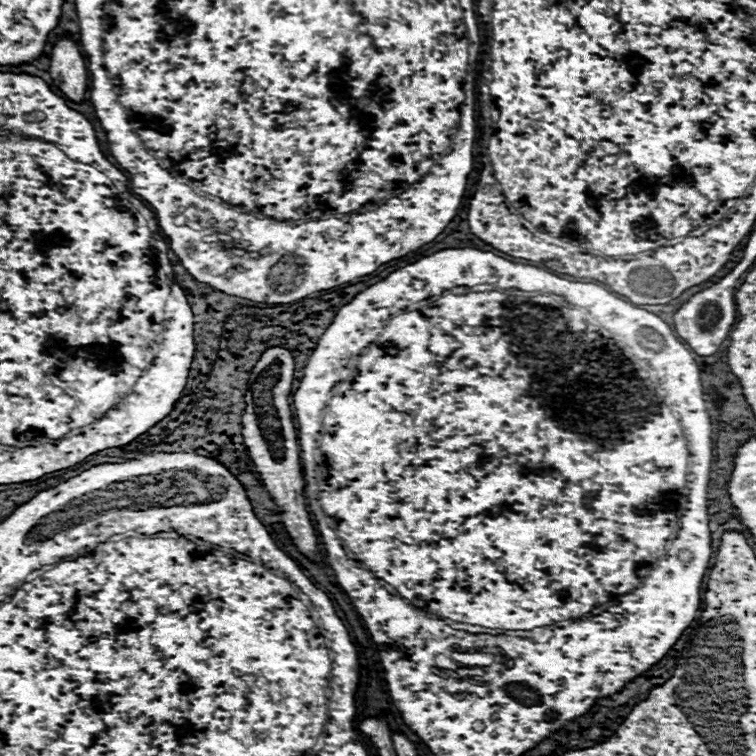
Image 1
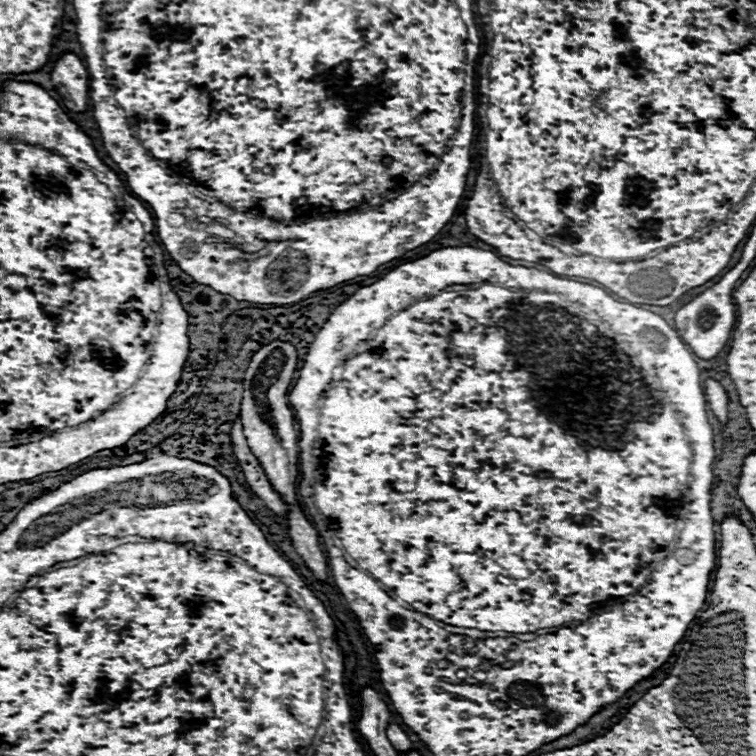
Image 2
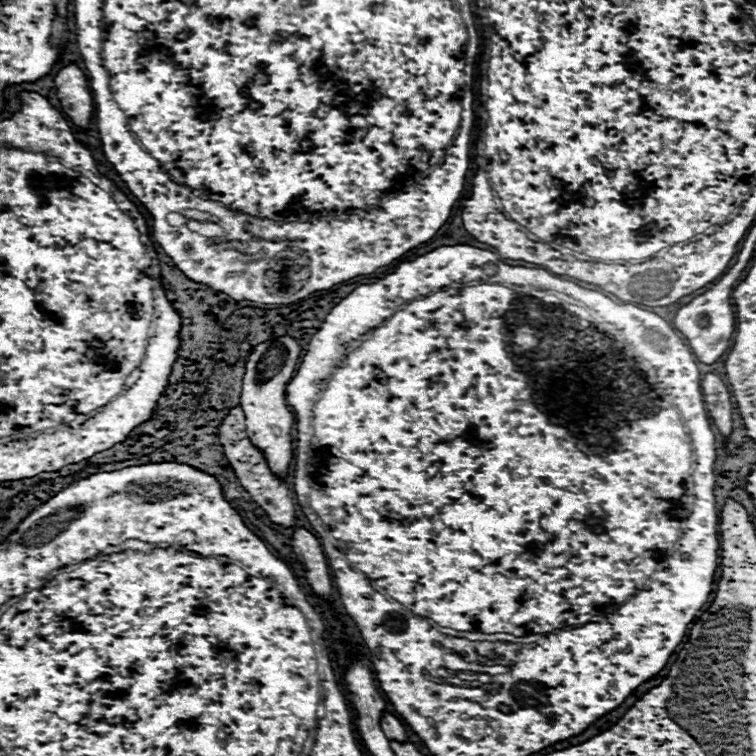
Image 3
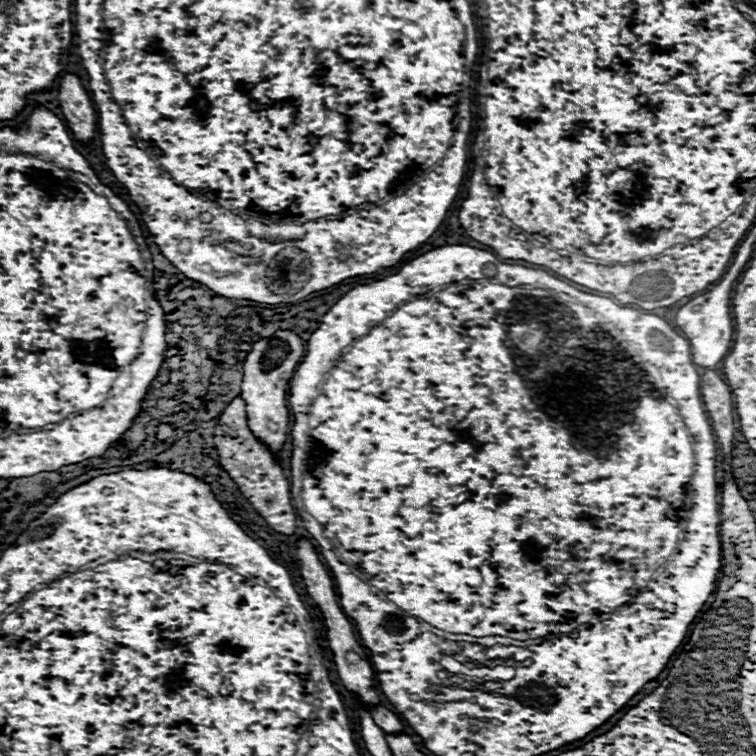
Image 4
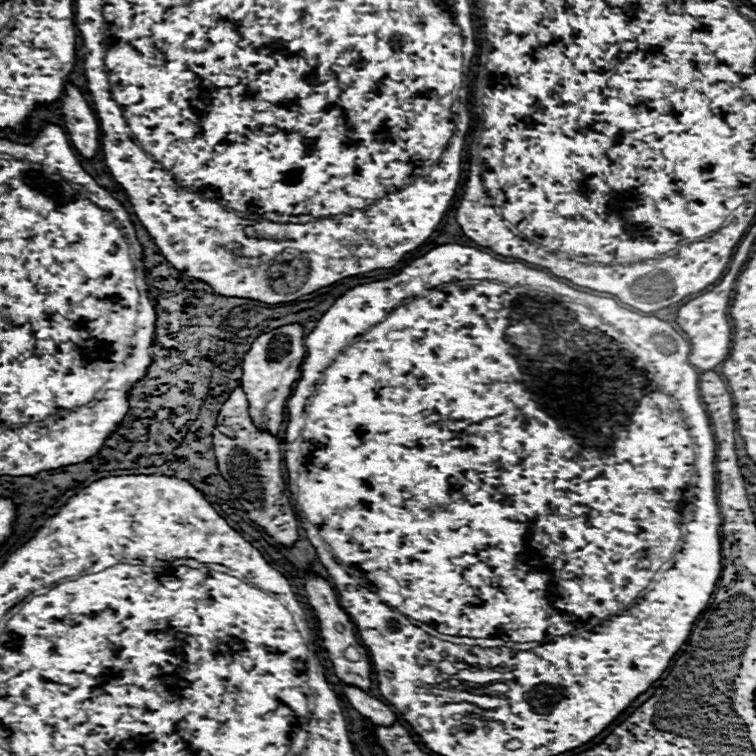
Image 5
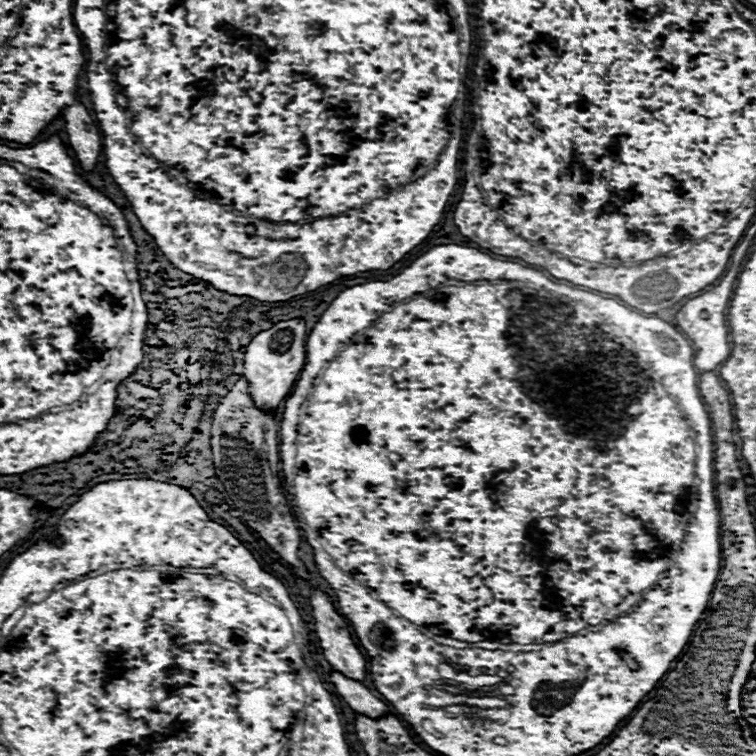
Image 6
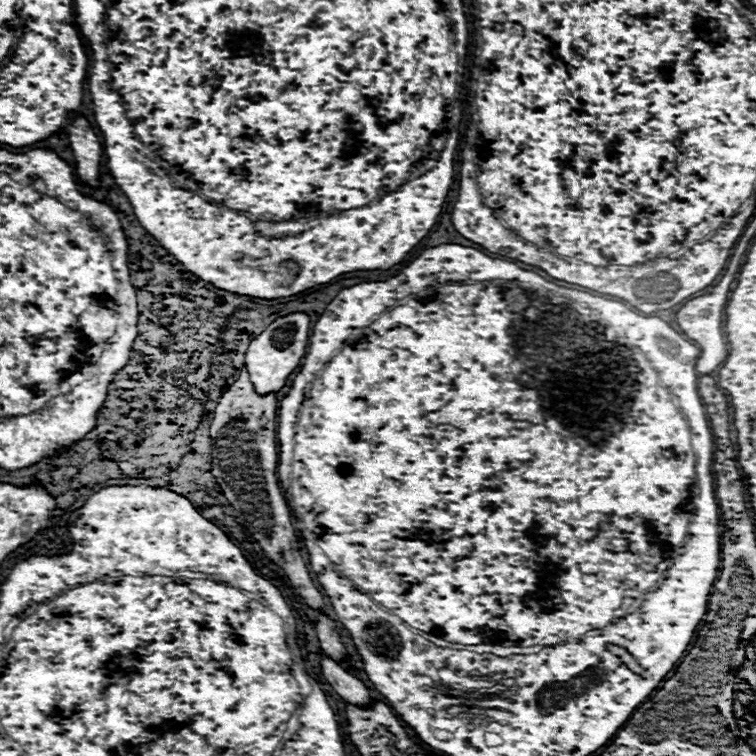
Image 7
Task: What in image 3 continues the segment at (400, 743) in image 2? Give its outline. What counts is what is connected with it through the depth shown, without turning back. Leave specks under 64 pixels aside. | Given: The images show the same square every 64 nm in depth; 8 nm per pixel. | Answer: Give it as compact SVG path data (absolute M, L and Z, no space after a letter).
M384 712L382 714L382 718L380 718L380 726L382 726L382 730L384 730L384 734L390 738L390 740L406 740L408 736L406 736L406 730L404 730L404 726L402 726L402 722L396 718L396 716L392 716L390 712Z

